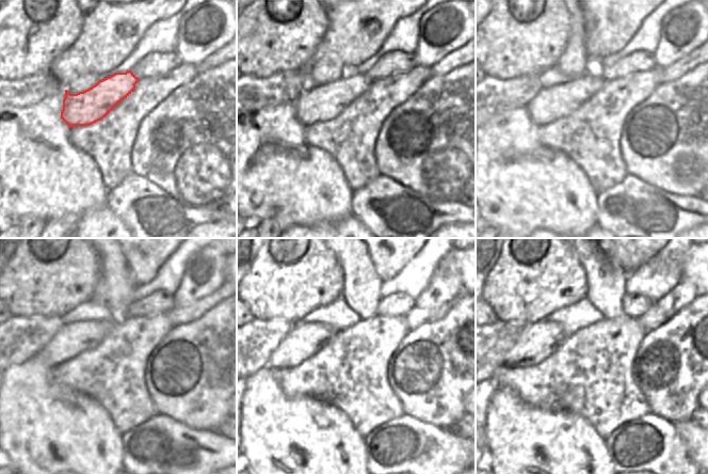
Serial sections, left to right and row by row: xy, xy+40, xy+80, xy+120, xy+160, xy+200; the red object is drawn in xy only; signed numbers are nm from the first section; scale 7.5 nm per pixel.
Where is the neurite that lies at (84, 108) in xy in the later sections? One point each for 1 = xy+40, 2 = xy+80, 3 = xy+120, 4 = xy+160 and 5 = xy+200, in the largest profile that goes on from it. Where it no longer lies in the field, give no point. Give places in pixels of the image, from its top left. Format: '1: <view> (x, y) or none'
1: xy+40 (321, 103)
2: xy+80 (551, 104)
3: xy+120 (71, 340)
4: xy+160 (305, 340)
5: xy+200 (538, 341)

